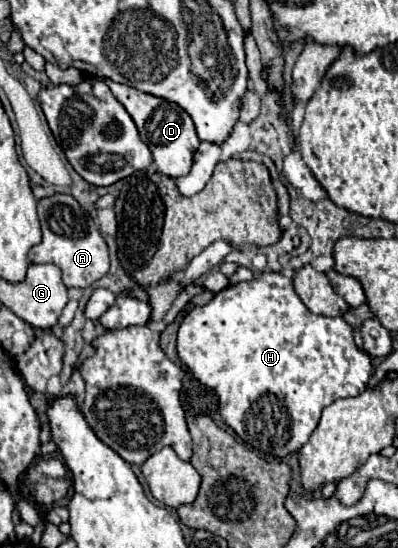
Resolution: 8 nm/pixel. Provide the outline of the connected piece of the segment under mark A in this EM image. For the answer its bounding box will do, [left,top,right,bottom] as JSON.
[28,193,108,287]

